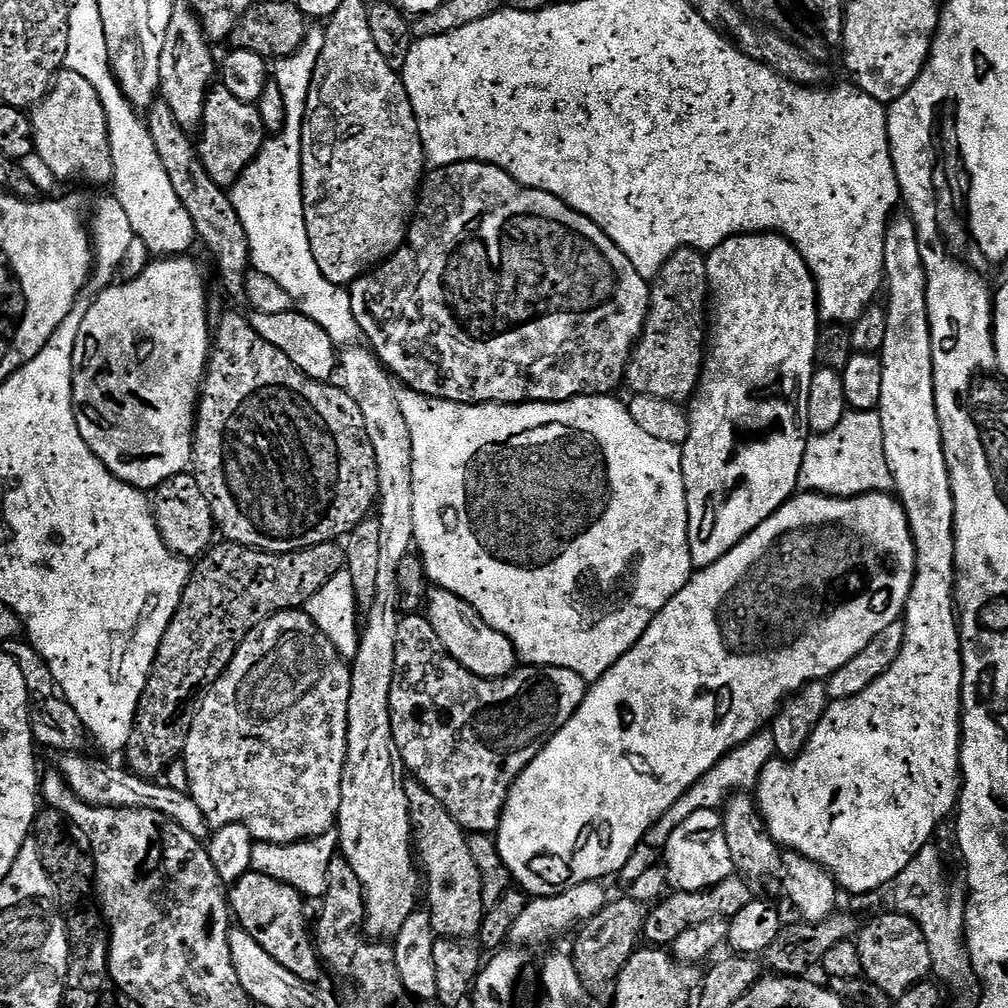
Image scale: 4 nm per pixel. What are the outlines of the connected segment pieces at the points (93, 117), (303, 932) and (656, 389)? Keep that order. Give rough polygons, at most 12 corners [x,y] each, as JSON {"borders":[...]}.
{"borders":[[[69,68],[31,109],[57,181],[111,185],[106,110]],[[261,872],[230,888],[242,931],[312,986],[322,972],[305,897]],[[679,248],[651,281],[628,359],[633,393],[691,401],[710,304],[703,252]]]}

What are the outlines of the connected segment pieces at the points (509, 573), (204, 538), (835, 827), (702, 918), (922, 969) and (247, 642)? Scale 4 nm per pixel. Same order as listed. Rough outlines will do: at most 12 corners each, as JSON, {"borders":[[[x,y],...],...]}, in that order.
{"borders":[[[396,389],[415,547],[601,680],[694,571],[627,403]],[[191,471],[151,489],[168,549],[195,561],[217,539]],[[888,218],[882,442],[916,573],[894,666],[754,789],[891,885],[960,799],[954,494],[928,283]],[[739,874],[648,908],[643,939],[667,949],[701,922],[732,920],[753,900]],[[889,910],[855,937],[863,979],[903,996],[931,973],[922,930]],[[250,630],[182,753],[213,829],[337,827],[349,661]]]}

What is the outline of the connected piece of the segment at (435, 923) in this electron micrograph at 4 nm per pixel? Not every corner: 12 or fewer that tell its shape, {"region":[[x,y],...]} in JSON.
{"region":[[415,778],[404,789],[440,938],[479,937],[468,833]]}

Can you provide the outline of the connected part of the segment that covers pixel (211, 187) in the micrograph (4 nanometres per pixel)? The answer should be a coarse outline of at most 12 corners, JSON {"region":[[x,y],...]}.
{"region":[[166,102],[146,112],[170,186],[220,284],[243,297],[252,268],[231,195],[206,174]]}

